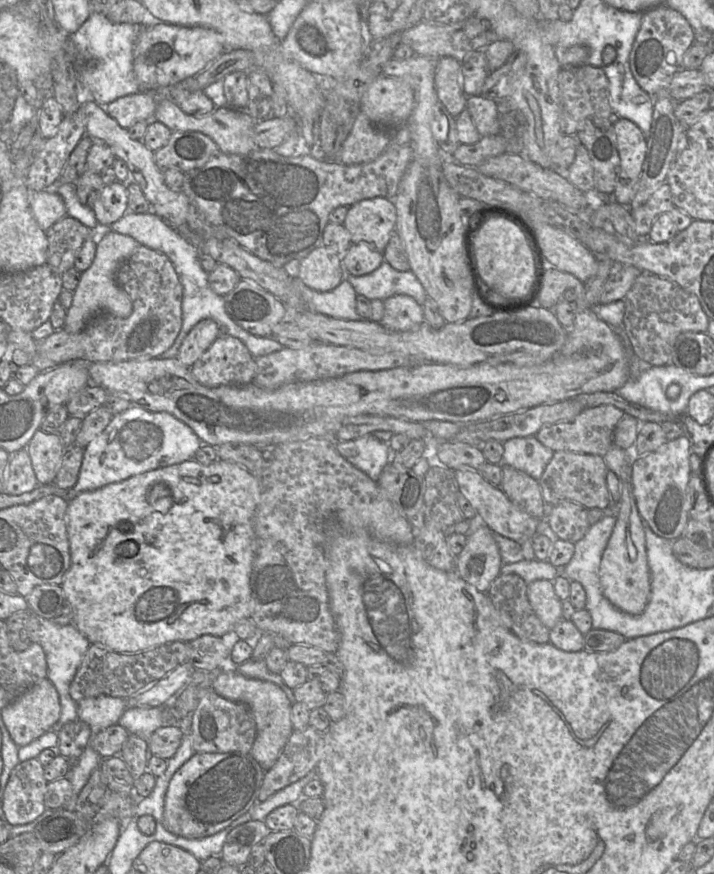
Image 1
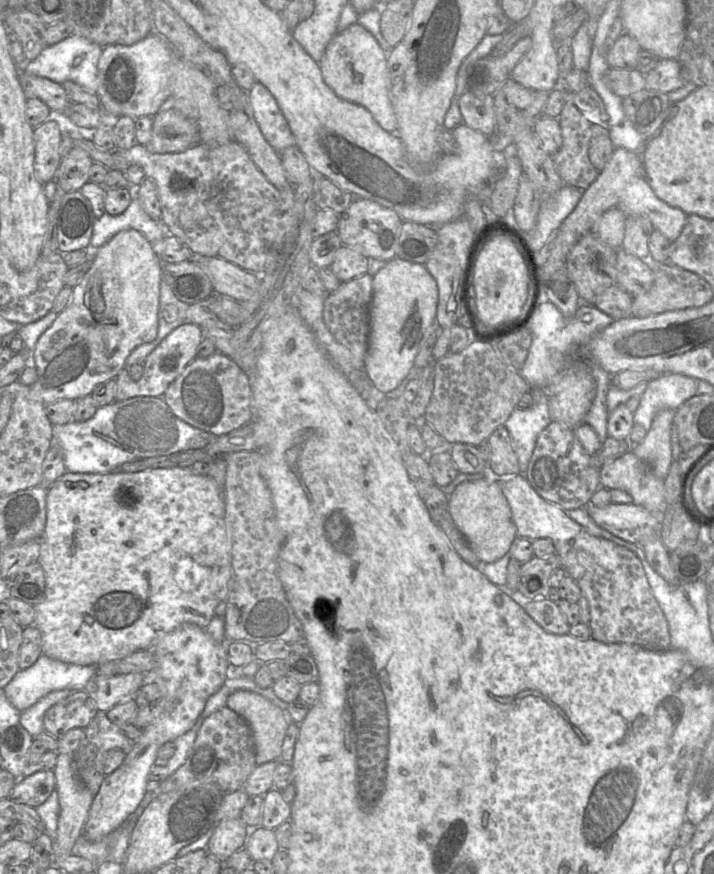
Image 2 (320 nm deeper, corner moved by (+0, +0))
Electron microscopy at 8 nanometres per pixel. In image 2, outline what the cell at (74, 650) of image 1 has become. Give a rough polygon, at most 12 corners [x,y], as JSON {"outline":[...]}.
{"outline":[[42,654],[3,690],[22,712],[52,691],[84,690],[96,666]]}

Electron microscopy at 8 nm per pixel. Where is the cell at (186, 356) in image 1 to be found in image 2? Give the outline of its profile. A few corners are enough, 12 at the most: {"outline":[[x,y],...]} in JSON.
{"outline":[[185,322],[144,360],[139,380],[123,367],[115,401],[163,397],[197,357],[201,326]]}

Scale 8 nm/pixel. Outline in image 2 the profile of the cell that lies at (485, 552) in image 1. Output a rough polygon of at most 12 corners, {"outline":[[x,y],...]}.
{"outline":[[498,477],[448,496],[457,528],[480,560],[502,558],[517,536]]}

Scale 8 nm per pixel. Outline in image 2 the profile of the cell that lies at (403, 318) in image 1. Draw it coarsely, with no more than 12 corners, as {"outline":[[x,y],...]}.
{"outline":[[395,257],[373,276],[364,370],[377,392],[413,373],[437,283]]}

